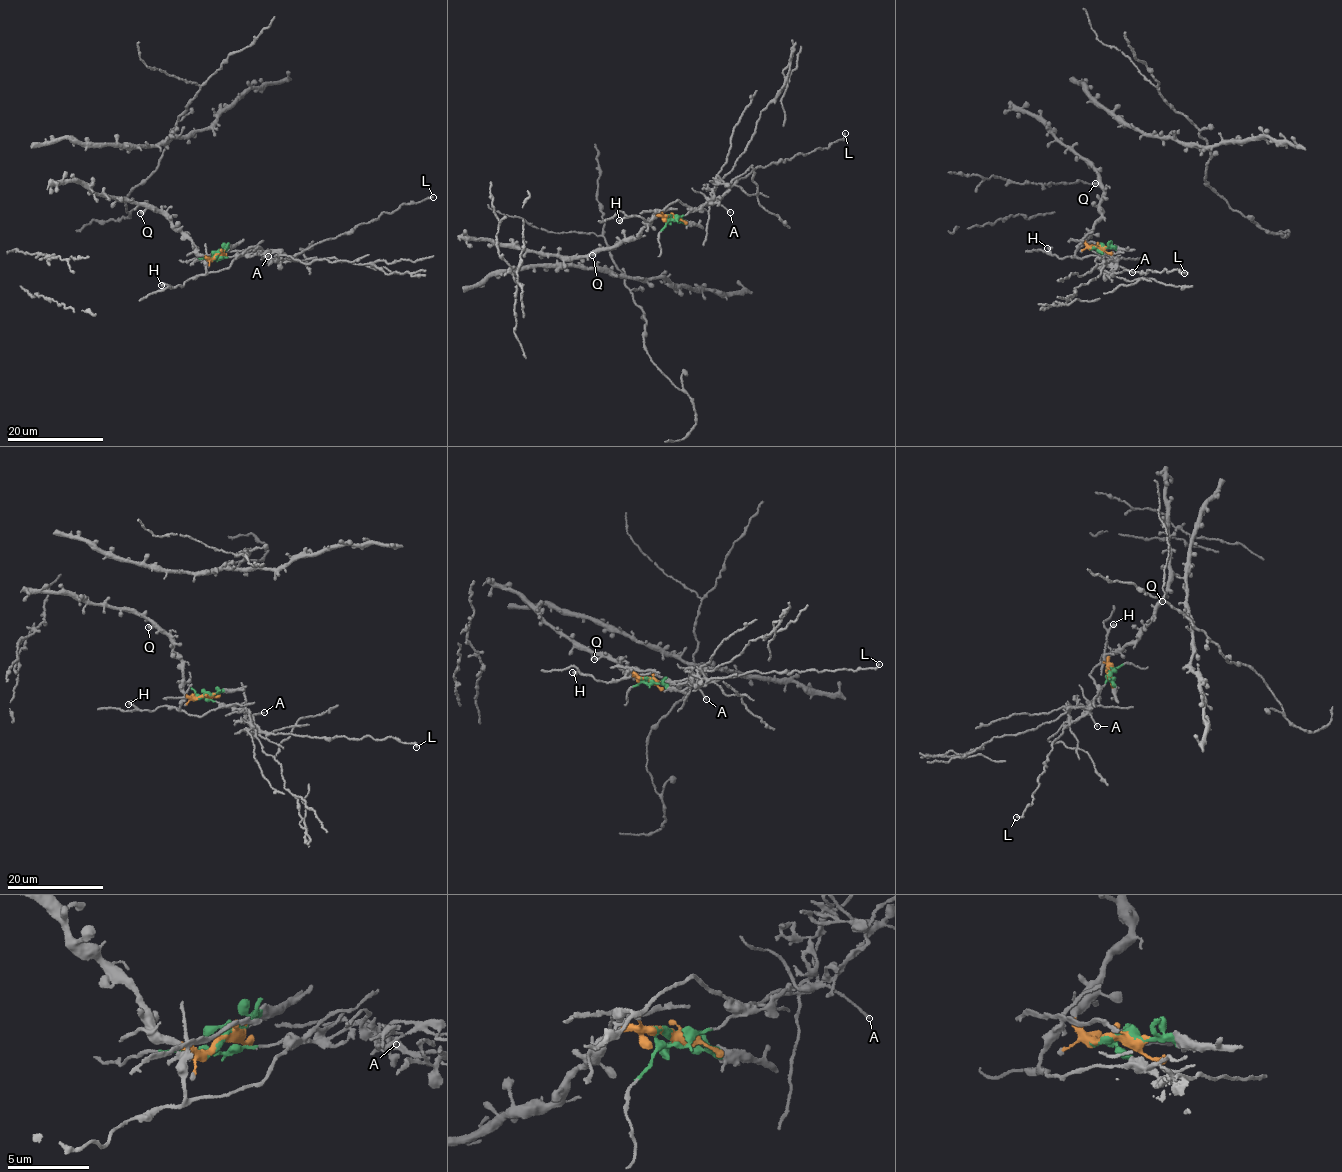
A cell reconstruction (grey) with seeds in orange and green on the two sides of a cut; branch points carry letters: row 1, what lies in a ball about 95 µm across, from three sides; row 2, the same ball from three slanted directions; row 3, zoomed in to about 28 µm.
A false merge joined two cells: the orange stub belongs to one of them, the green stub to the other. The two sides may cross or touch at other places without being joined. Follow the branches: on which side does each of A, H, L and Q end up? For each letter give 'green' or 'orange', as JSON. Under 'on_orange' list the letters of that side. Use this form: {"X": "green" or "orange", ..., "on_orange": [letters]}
{"A": "green", "H": "green", "L": "green", "Q": "orange", "on_orange": ["Q"]}

